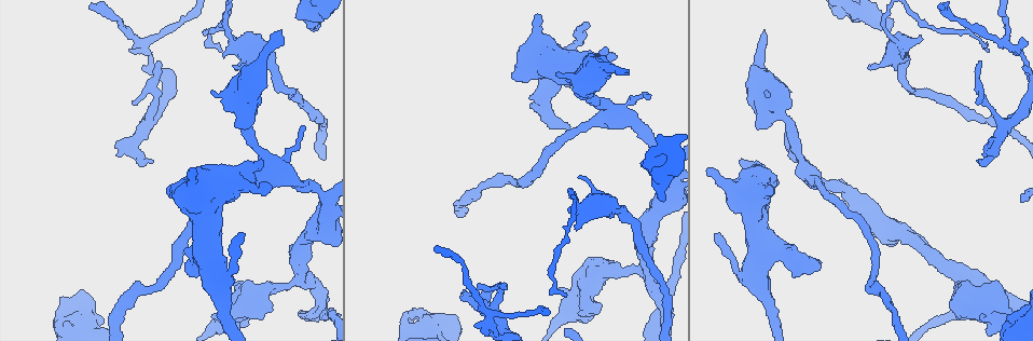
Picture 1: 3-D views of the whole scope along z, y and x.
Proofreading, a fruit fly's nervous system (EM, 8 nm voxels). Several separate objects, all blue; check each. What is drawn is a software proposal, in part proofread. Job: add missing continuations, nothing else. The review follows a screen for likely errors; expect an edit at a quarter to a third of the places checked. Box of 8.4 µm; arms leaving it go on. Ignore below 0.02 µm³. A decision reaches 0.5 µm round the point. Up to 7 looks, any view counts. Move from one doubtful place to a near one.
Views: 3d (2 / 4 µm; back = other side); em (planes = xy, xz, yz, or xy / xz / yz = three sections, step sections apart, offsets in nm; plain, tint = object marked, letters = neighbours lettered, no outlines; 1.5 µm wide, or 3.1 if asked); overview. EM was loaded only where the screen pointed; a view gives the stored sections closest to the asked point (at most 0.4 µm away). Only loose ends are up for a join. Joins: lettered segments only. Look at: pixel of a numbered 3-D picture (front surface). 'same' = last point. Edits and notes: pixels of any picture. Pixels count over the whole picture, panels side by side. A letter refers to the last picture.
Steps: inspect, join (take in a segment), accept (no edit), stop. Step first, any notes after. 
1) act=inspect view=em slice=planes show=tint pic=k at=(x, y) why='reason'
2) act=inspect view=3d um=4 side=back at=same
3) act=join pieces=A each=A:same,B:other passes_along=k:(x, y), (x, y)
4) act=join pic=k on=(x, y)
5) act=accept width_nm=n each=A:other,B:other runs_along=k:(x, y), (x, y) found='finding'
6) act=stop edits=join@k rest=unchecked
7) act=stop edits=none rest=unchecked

act=inspect view=3d um=4 pic=1 at=(658, 199) why='free end'

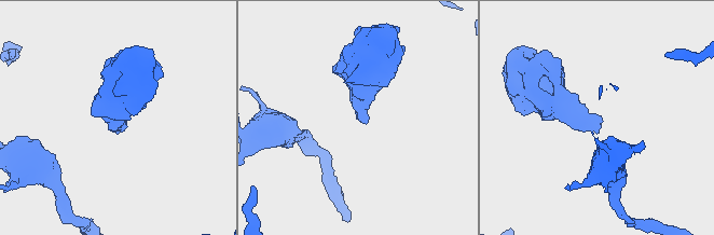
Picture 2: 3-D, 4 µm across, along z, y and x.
act=inspect view=em slice=planes show=letters pic=2 at=(118, 132) why='now the EM'

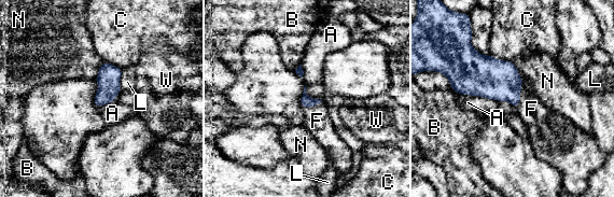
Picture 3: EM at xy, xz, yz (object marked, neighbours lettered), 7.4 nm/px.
act=join pieces=F each=A:other,B:other,C:other,F:same,L:other,N:other,W:other passes_along=3:(492, 79), (519, 95), (531, 109) found='the neuron continues'

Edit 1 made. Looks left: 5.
act=inspect view=overview why='see it whole again'

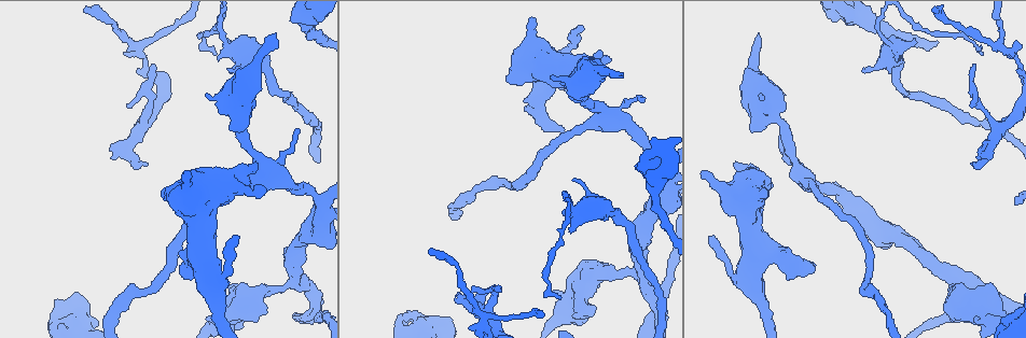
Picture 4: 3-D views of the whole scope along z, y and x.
act=inspect view=3d um=2 pic=4 at=(205, 95) why='free end'

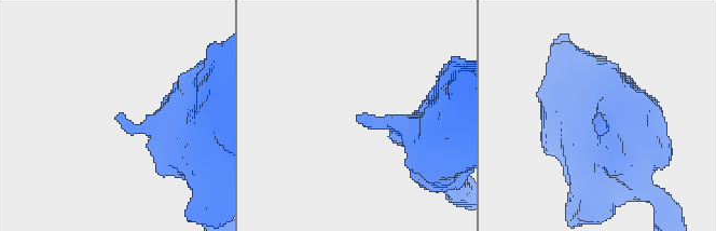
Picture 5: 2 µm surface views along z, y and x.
act=inspect view=em slice=planes show=letters pic=5 at=(117, 120) why='now the EM'

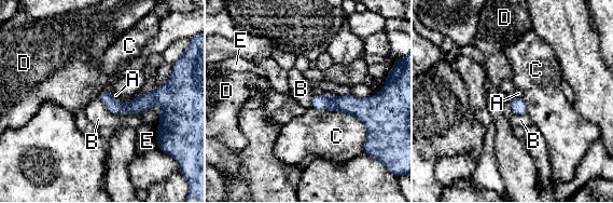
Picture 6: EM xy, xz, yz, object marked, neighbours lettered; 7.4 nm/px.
act=accept each=A:other,B:other,C:other,D:other,E:other runs_along=6:(166, 94), (136, 107), (102, 96) found='no lettered segment goes on from it'

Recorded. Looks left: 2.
act=inspect view=em slice=xz step=8 show=tint pic=4 at=(622, 75)

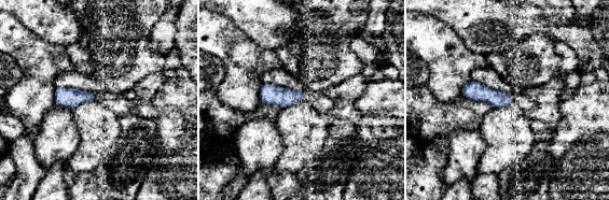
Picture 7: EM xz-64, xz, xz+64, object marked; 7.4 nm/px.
act=inspect view=em slice=planes show=letters at=same why='another direction'

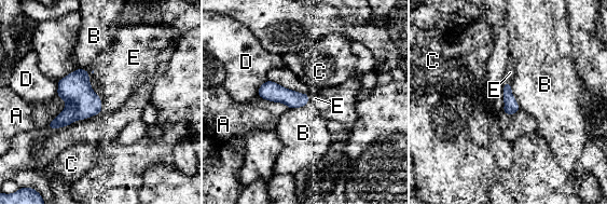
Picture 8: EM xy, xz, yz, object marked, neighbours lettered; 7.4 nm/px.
act=join pieces=E longest_contact=B:300nm each=A:other,B:other,C:other,D:other,E:same found='the neuron continues'

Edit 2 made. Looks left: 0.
act=stop edits=join@3,join@8 rest=unchecked

